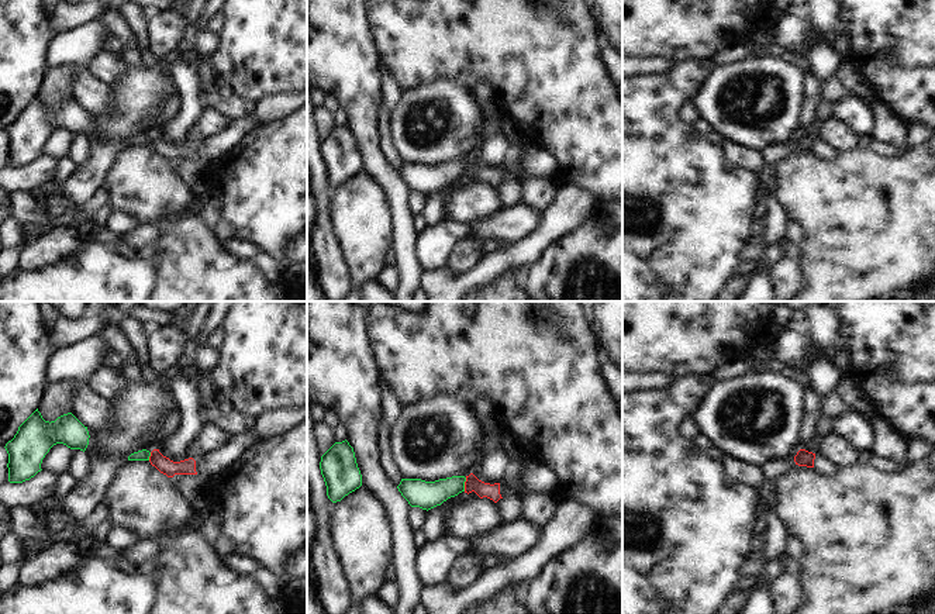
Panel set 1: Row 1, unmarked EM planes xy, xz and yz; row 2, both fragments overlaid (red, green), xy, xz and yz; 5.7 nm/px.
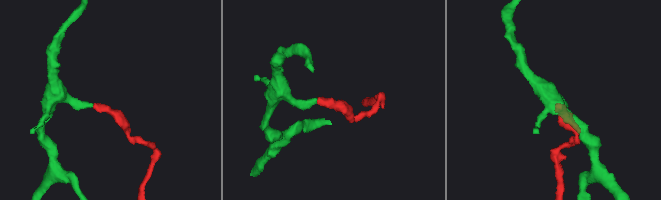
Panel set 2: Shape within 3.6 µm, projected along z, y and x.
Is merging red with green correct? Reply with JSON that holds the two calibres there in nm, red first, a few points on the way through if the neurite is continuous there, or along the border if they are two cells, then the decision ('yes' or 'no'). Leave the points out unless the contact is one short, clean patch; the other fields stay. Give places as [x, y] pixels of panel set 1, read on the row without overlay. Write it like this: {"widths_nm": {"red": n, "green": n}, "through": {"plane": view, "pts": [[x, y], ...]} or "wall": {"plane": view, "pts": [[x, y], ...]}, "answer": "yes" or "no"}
{"widths_nm": {"red": 90, "green": 160}, "answer": "yes"}

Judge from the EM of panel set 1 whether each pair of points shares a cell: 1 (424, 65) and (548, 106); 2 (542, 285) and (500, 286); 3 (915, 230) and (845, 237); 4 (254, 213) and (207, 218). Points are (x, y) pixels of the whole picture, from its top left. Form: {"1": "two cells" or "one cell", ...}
{"1": "one cell", "2": "two cells", "3": "one cell", "4": "two cells"}

